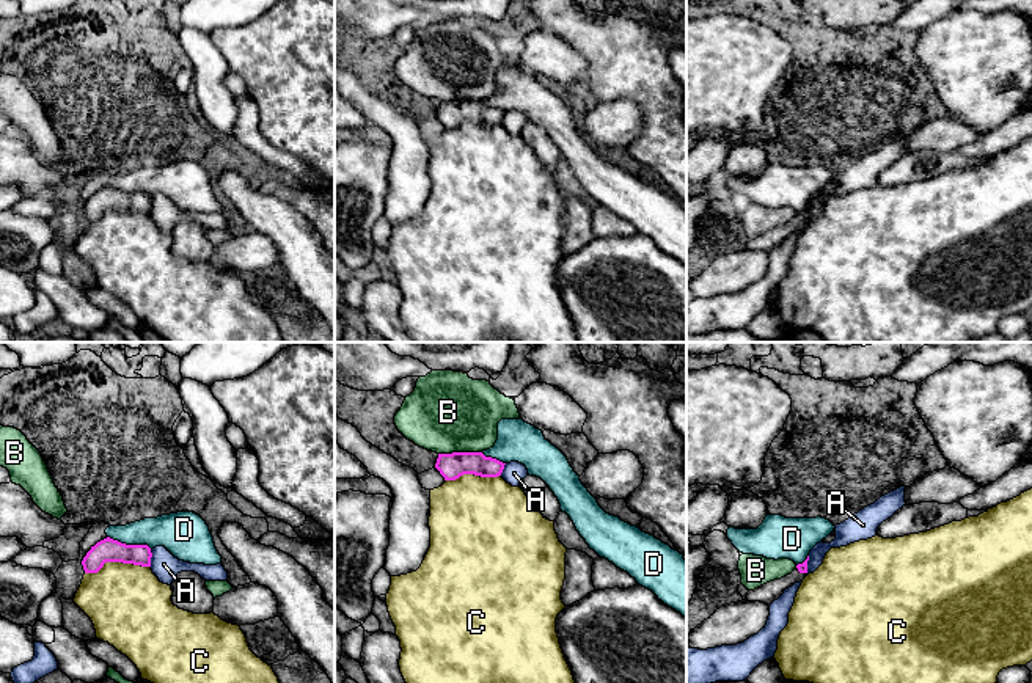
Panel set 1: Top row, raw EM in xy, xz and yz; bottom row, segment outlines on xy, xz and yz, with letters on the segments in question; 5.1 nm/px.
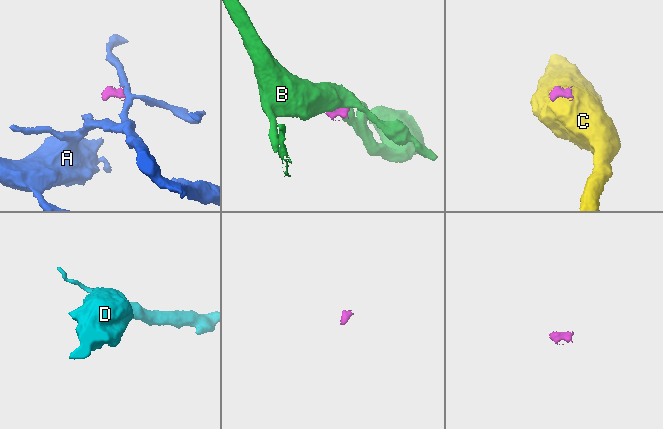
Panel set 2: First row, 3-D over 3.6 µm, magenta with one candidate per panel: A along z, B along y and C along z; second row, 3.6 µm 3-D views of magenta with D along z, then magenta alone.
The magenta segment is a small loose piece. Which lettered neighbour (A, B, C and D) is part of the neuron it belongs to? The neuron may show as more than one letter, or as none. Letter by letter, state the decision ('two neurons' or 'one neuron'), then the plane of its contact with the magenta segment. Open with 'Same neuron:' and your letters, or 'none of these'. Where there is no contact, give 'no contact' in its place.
Same neuron: none of these
A: two neurons | xy
B: two neurons | xz
C: two neurons | xy
D: two neurons | xy

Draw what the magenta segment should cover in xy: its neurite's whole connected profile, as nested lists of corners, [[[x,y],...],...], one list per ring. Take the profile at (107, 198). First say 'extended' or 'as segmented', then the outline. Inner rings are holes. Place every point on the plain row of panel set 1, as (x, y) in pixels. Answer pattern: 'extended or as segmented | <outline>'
as segmented | [[[110,185],[97,190],[82,209],[85,221],[97,221],[105,210],[123,210],[151,215],[151,196],[148,193],[126,193]]]

